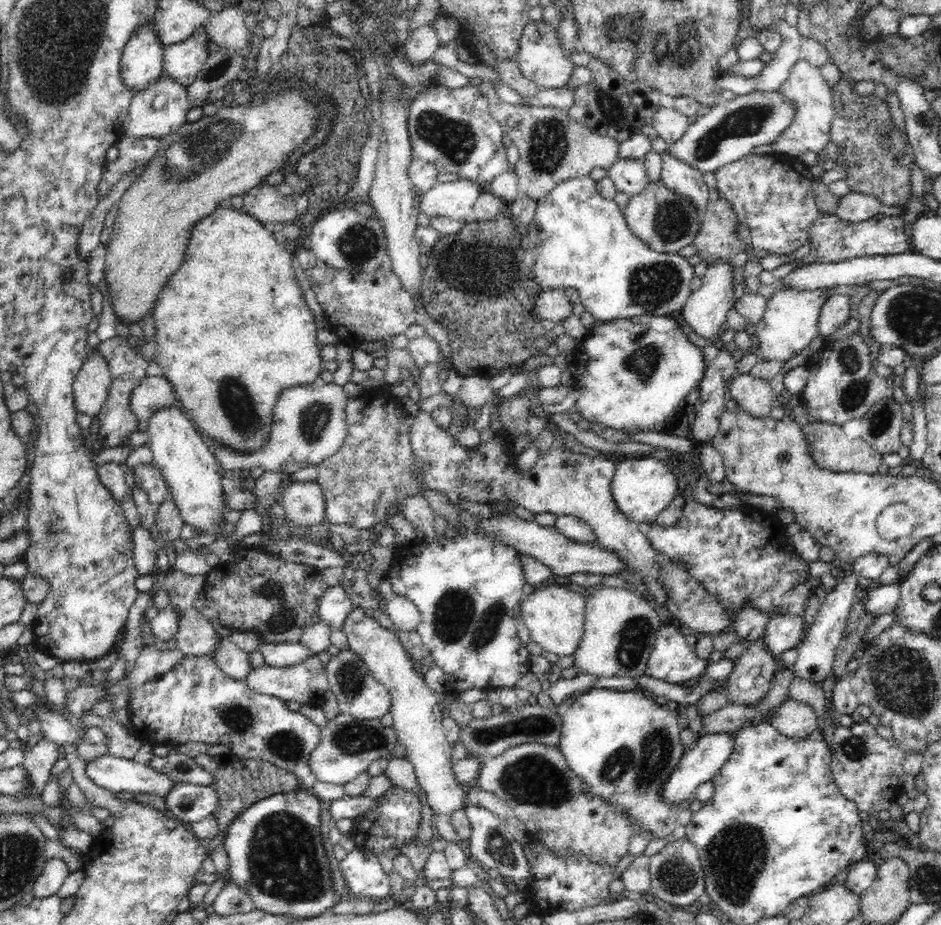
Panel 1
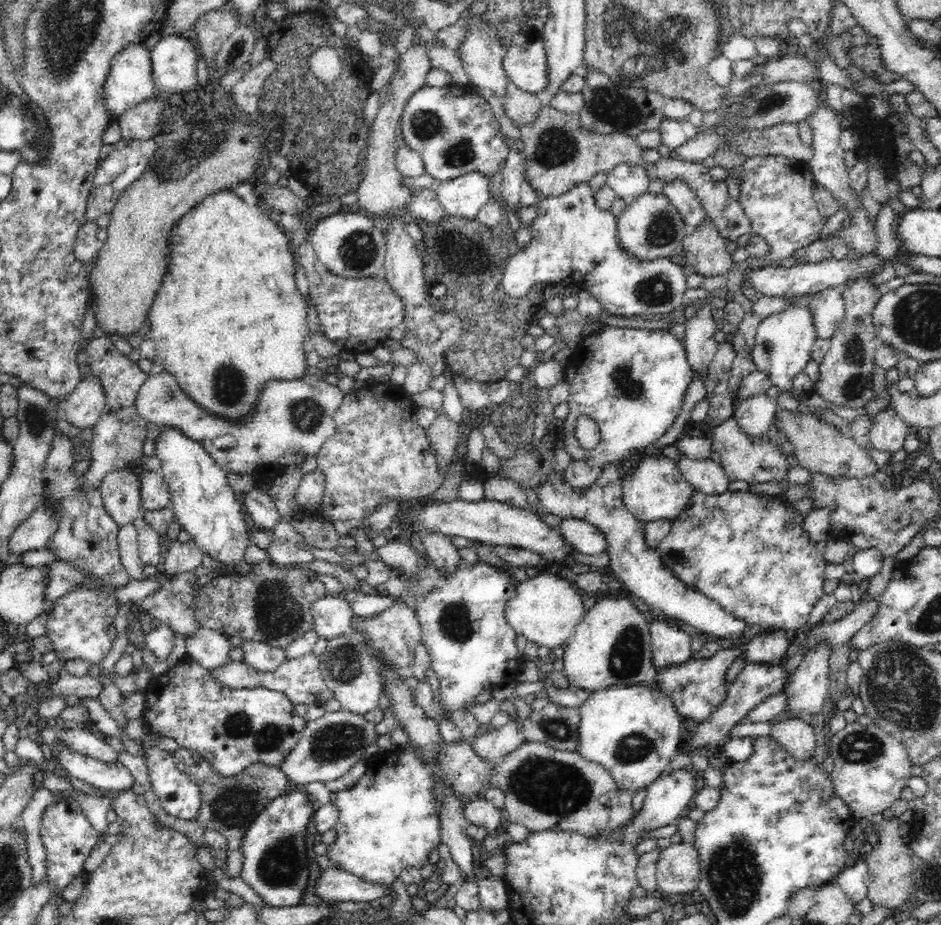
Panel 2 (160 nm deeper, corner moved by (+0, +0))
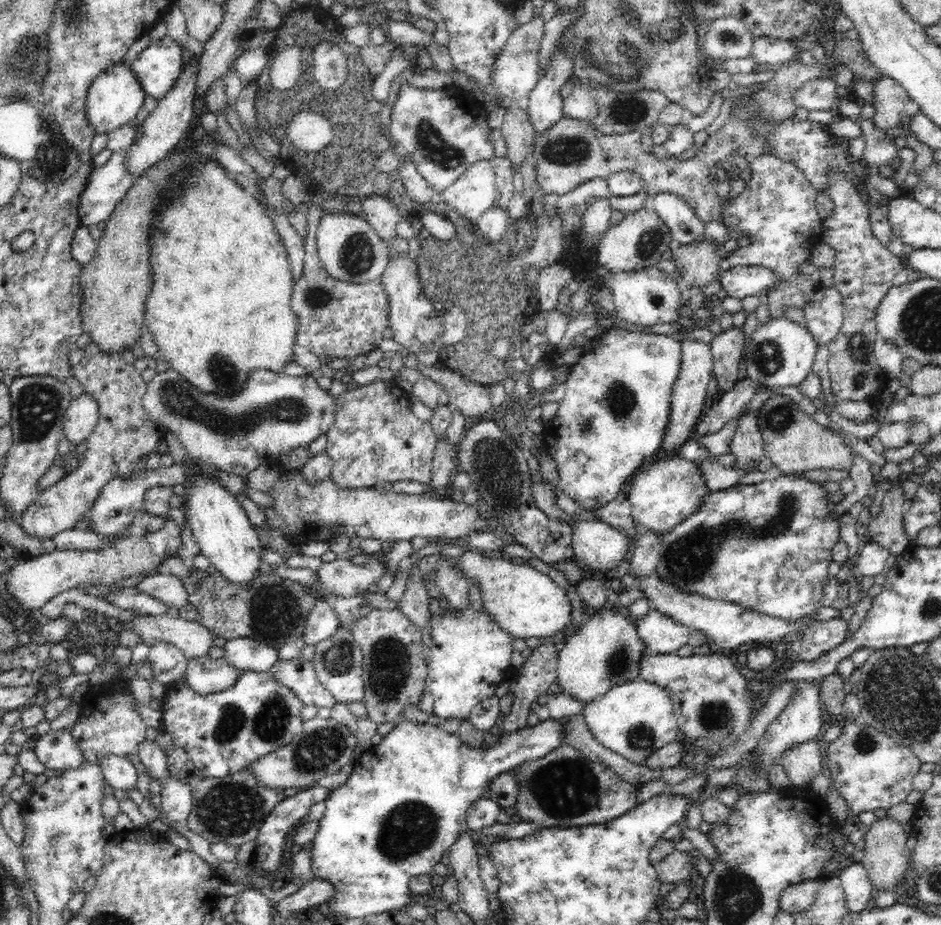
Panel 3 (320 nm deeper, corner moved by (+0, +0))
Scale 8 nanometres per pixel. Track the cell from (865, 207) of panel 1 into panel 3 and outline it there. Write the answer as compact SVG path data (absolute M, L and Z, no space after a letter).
M762 153L748 169L751 175L745 180L744 190L724 202L721 223L737 230L740 240L749 238L751 243L729 252L719 262L719 267L724 270L734 266L762 267L779 276L778 286L764 297L770 311L769 321L772 321L785 318L789 307L803 310L815 292L822 288L820 277L804 274L798 266L806 264L810 250L823 242L823 218L815 207L818 191L794 163Z

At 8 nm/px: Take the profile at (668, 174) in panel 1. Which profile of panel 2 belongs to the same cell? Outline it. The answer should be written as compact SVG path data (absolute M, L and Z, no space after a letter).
M683 180L664 183L662 194L677 208L678 214L689 228L698 228L706 220L706 211L696 193Z

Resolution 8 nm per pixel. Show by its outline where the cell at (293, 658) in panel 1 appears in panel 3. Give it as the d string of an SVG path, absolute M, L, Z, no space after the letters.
M233 638L223 646L223 659L238 670L266 672L279 660L277 649L250 638Z

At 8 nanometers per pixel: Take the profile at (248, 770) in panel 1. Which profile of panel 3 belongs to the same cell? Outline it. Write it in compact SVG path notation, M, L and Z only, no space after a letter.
M181 748L167 754L168 773L192 788L194 806L187 819L188 830L202 835L210 844L224 842L240 847L254 841L266 816L281 802L281 791L258 783L249 769L222 779L204 777Z

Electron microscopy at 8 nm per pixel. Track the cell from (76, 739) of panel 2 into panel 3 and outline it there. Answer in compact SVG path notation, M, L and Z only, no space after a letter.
M106 754L100 760L105 780L116 790L130 790L137 788L138 768L128 758L116 756L115 754Z

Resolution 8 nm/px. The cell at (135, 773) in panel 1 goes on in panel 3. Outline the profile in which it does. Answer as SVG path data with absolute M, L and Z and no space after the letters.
M70 728L49 731L44 735L38 735L33 751L36 758L44 767L54 771L78 770L84 762L81 748L74 742L70 734Z

